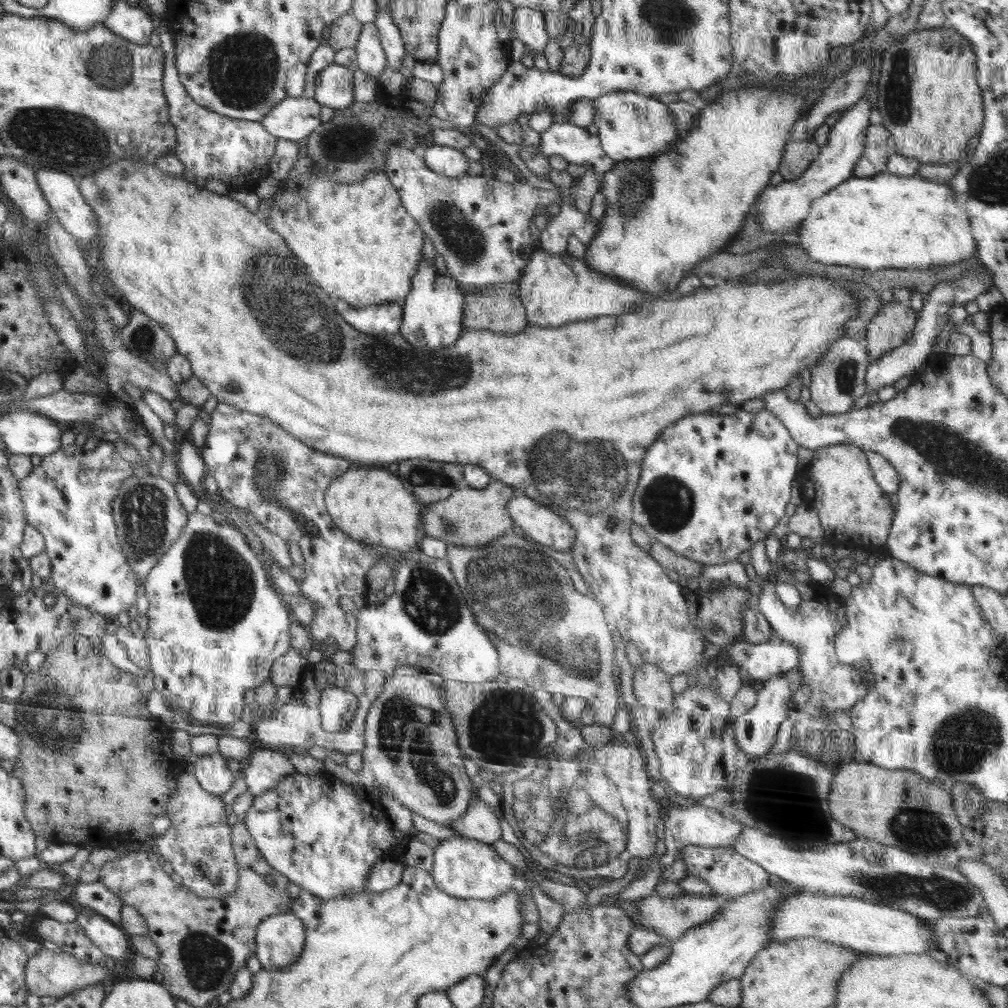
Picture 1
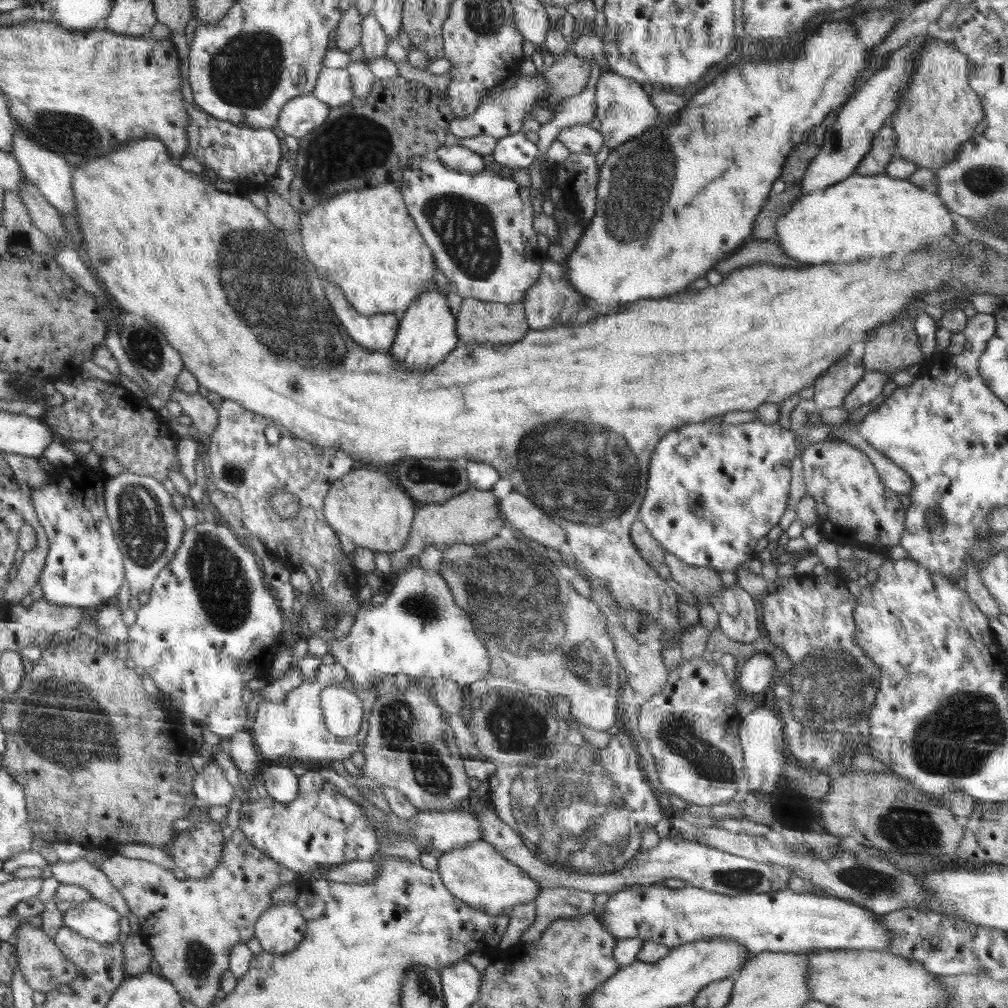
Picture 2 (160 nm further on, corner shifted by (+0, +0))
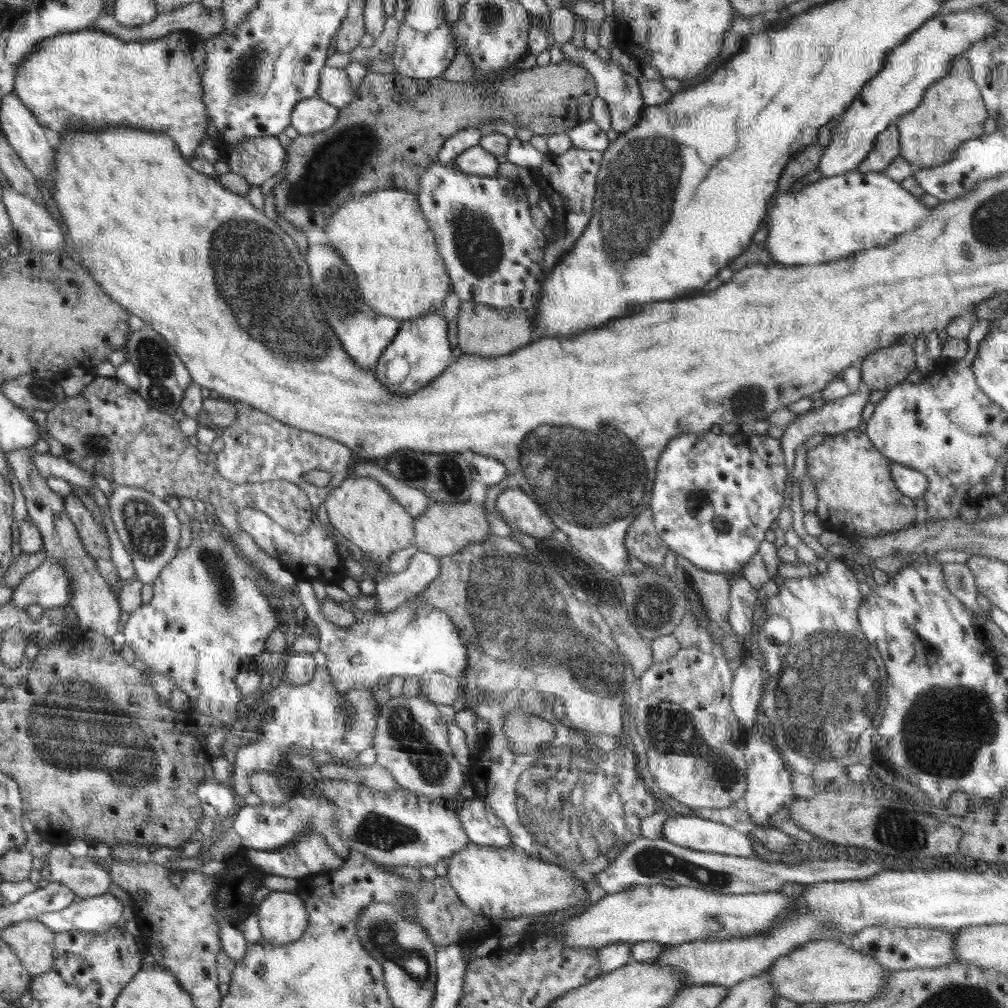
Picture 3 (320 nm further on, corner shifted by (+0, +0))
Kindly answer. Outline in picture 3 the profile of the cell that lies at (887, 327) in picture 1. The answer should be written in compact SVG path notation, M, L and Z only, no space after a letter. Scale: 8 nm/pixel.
M906 335L898 344L889 345L886 348L875 349L863 361L861 361L861 379L868 385L871 391L886 391L907 380L908 374L917 369L914 352L916 335Z

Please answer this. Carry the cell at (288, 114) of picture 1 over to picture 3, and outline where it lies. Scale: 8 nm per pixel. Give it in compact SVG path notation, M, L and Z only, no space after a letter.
M318 97L301 100L291 115L291 125L299 135L326 131L339 118L339 108Z

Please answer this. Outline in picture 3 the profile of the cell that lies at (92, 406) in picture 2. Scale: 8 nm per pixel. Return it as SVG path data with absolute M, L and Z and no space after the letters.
M96 376L76 397L67 398L60 407L49 412L47 425L49 436L62 443L65 449L63 457L68 462L90 474L102 474L112 485L143 488L160 500L168 496L186 496L193 500L210 502L215 507L215 514L218 515L222 527L230 533L240 534L242 527L236 520L236 512L248 506L263 510L277 524L298 536L302 536L310 527L314 510L306 492L297 484L282 479L254 484L232 484L217 472L215 460L208 462L208 455L205 453L200 458L196 443L190 442L190 438L180 432L172 416L160 412L115 377Z

